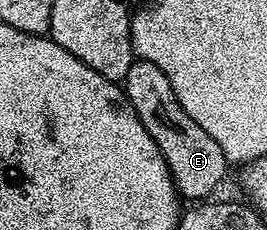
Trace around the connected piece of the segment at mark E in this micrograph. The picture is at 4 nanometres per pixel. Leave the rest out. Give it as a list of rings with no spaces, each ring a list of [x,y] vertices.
[[[137,59],[131,71],[127,71],[123,88],[139,123],[147,127],[147,135],[151,135],[159,151],[163,151],[163,159],[167,159],[167,167],[178,194],[185,199],[190,197],[193,203],[212,198],[227,170],[223,150],[215,139],[211,139],[211,135],[207,135],[207,131],[203,131],[203,127],[199,127],[199,123],[195,123],[195,119],[191,119],[191,115],[187,115],[187,111],[183,111],[183,103],[179,103],[171,87],[171,79],[167,79],[167,75],[163,75],[155,63]]]

